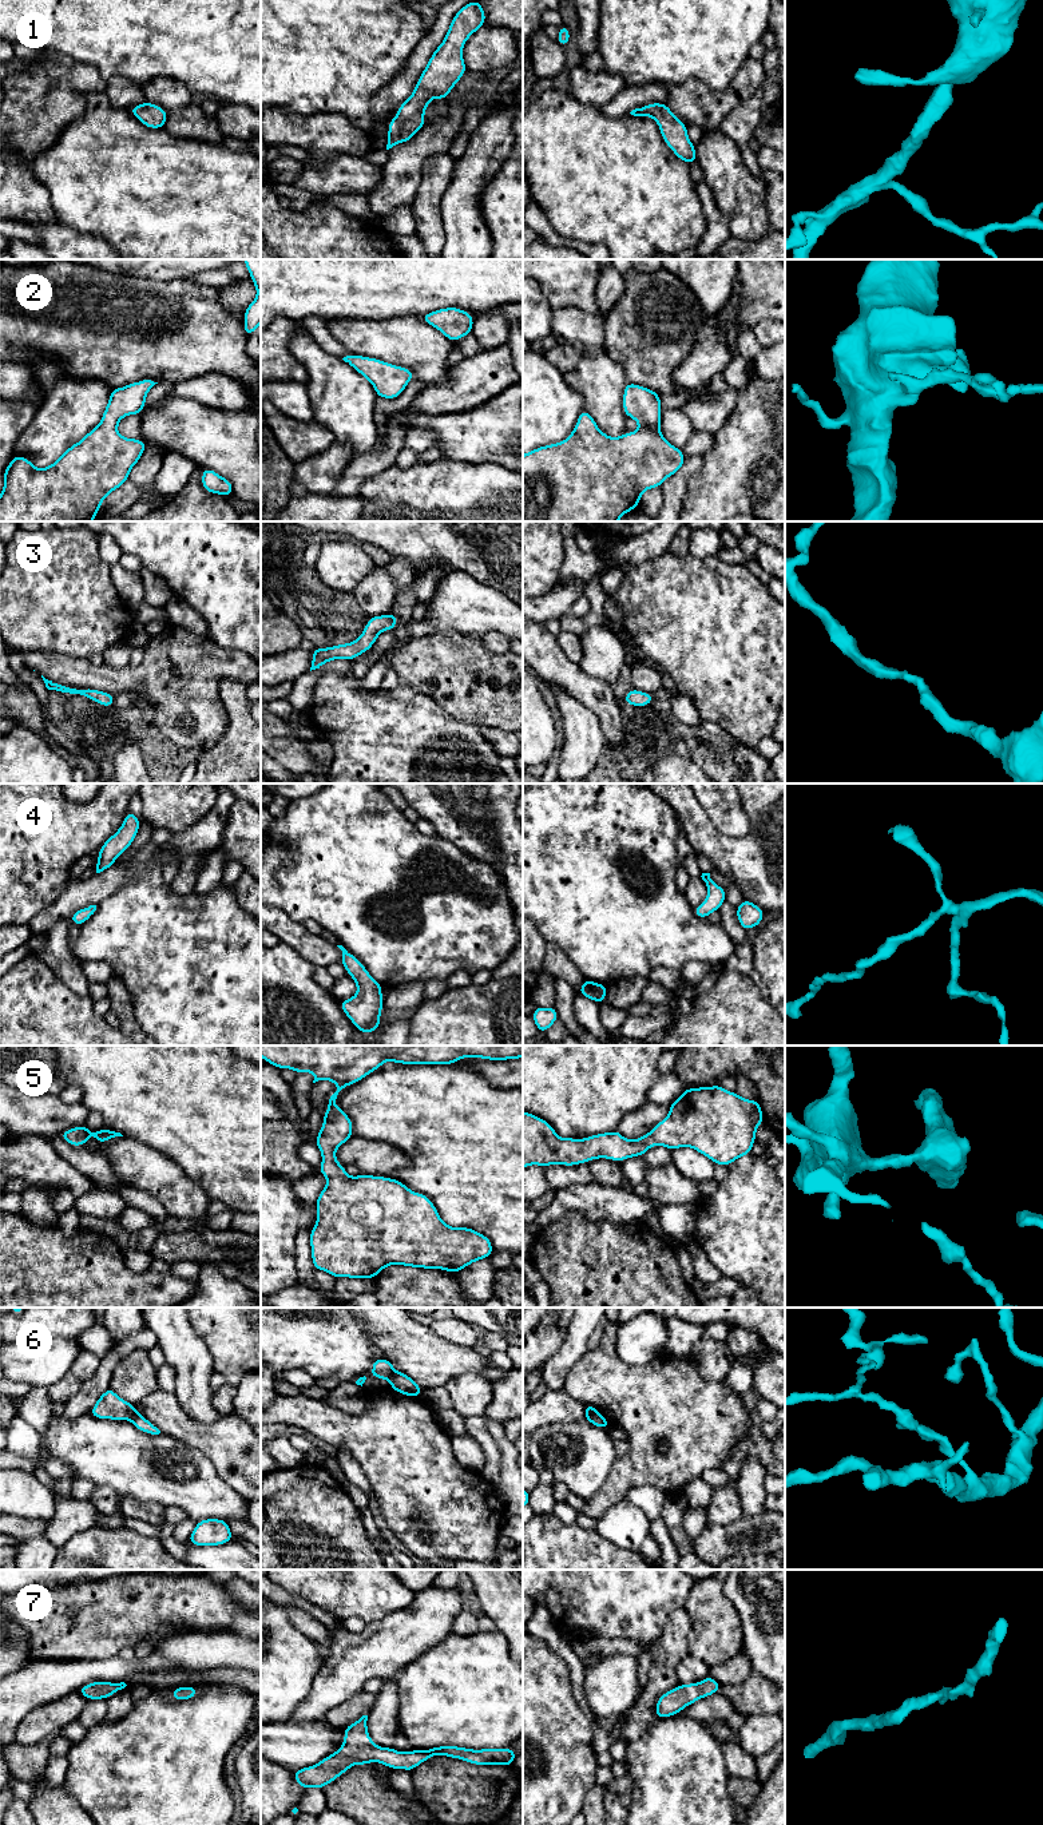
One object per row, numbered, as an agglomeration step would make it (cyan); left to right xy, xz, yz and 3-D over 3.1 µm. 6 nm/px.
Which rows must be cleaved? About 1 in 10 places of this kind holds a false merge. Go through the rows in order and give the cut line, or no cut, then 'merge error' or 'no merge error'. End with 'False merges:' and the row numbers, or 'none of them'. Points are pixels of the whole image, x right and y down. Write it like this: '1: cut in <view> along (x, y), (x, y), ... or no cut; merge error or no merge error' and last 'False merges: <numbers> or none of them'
1: no cut; no merge error
2: no cut; no merge error
3: no cut; no merge error
4: no cut; no merge error
5: no cut; no merge error
6: cut in yz along (597, 1411), (587, 1419); merge error
7: no cut; no merge error
False merges: 6

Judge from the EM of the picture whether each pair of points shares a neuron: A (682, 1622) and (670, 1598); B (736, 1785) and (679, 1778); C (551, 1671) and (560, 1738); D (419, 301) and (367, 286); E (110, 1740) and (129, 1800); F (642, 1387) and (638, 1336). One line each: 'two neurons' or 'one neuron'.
A: two neurons
B: two neurons
C: one neuron
D: one neuron
E: one neuron
F: two neurons

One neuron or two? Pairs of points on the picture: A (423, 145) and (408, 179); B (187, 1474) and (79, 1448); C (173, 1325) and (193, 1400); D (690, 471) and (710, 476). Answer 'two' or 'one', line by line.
A: one
B: one
C: one
D: two

